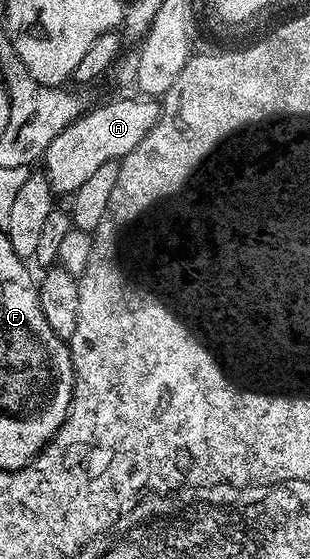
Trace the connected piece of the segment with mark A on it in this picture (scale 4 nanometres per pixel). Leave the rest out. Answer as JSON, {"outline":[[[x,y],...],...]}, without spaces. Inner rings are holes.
{"outline":[[[147,96],[134,97],[115,98],[92,110],[90,107],[80,114],[76,122],[69,124],[69,128],[62,130],[53,144],[49,144],[41,159],[41,170],[56,195],[74,194],[81,184],[85,184],[85,180],[89,180],[89,176],[93,176],[93,172],[97,172],[97,168],[101,168],[101,164],[119,162],[133,152],[145,136],[149,136],[159,119],[160,103]]]}

